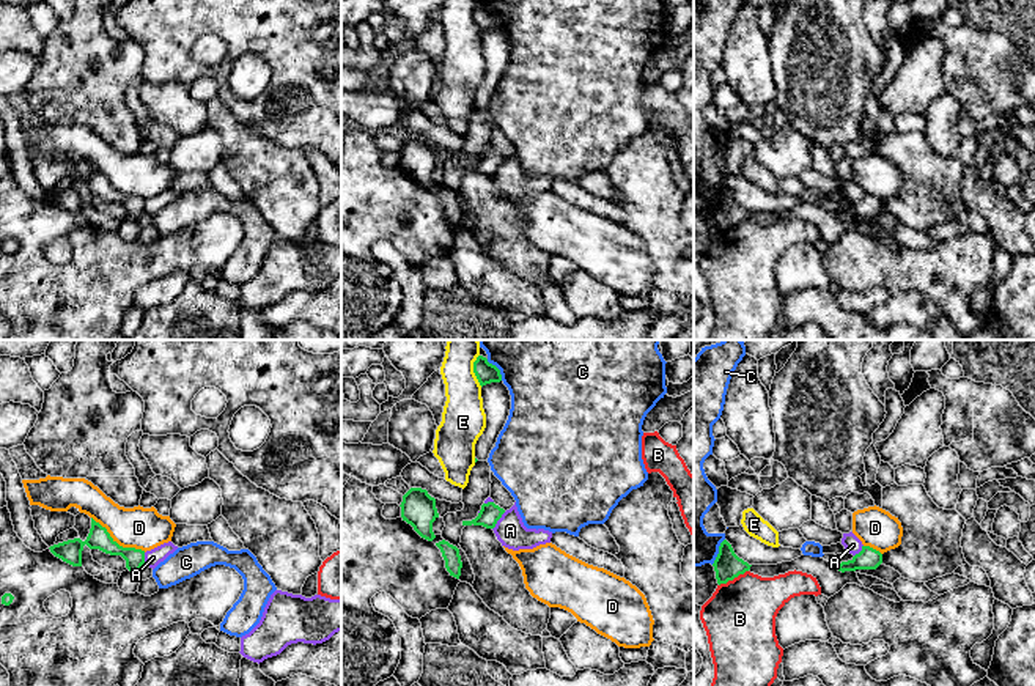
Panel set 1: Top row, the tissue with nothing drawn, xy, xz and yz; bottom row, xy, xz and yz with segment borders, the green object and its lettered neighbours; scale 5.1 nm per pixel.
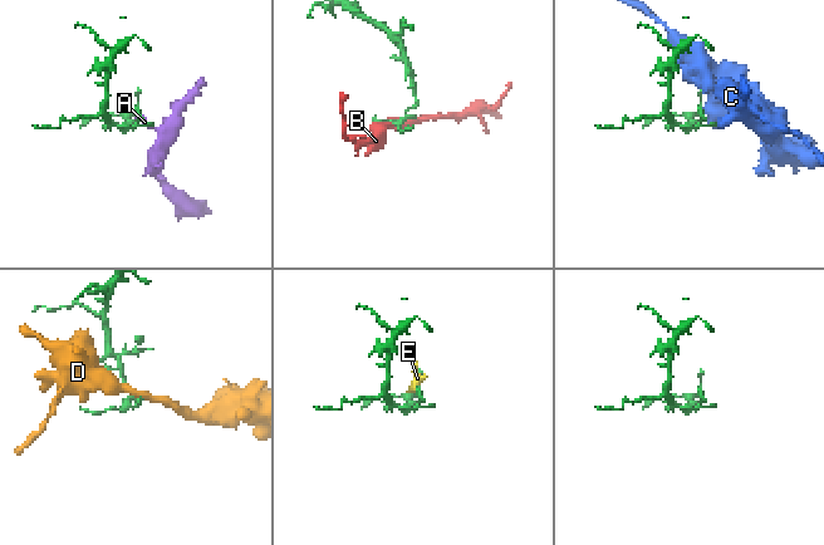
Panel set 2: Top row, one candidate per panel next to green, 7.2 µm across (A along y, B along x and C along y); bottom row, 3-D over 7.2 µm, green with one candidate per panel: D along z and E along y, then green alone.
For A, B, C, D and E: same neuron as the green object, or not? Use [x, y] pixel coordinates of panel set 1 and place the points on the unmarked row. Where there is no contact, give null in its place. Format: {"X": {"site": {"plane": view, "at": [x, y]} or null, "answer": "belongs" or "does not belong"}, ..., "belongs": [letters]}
{"A": {"site": {"plane": "xz", "at": [497, 167]}, "answer": "does not belong"}, "B": {"site": {"plane": "yz", "at": [733, 225]}, "answer": "does not belong"}, "C": {"site": {"plane": "xz", "at": [497, 16]}, "answer": "does not belong"}, "D": {"site": {"plane": "xy", "at": [117, 191]}, "answer": "does not belong"}, "E": {"site": {"plane": "xz", "at": [474, 18]}, "answer": "does not belong"}, "belongs": []}

